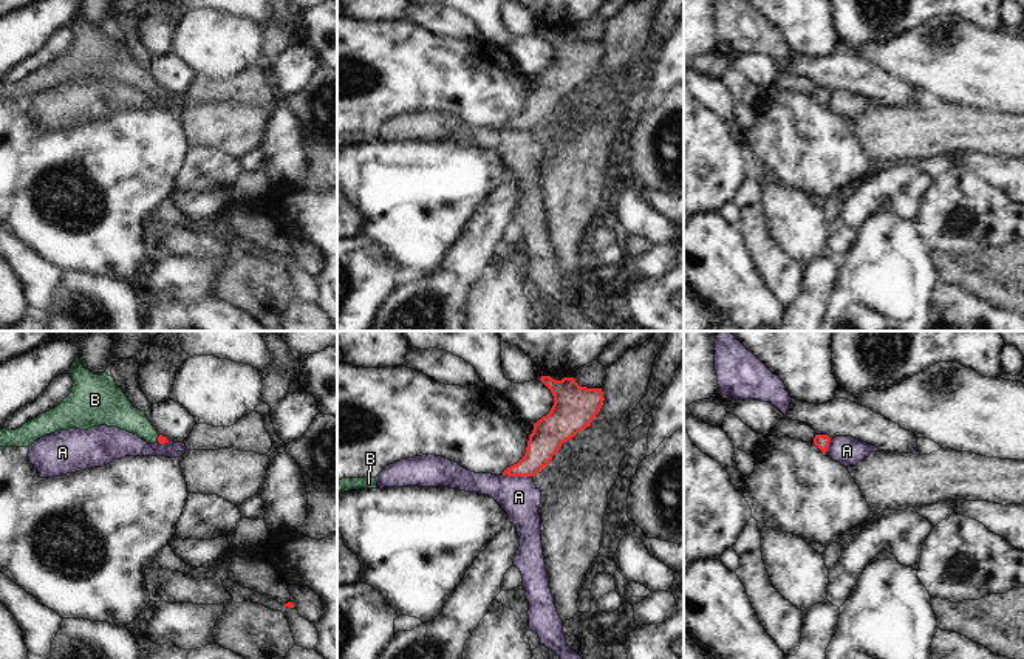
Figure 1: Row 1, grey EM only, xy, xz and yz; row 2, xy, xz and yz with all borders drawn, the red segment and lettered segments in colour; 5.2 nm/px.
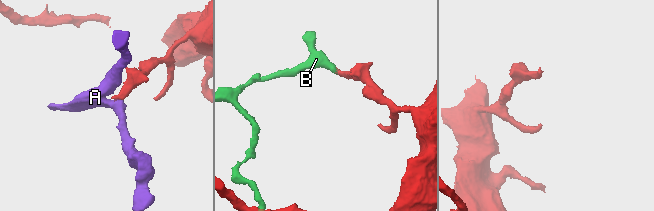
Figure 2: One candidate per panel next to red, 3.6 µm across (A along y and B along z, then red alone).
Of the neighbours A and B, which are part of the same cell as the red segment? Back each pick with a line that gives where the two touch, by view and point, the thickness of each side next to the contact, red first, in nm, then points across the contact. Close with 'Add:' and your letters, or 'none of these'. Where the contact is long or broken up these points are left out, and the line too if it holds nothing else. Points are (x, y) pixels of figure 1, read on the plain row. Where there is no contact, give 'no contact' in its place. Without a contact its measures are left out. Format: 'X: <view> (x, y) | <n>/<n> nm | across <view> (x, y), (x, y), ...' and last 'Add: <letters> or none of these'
B: xy (158, 92) | 50/160 nm | across xy (161, 93), (158, 92), (118, 65)
Add: B

